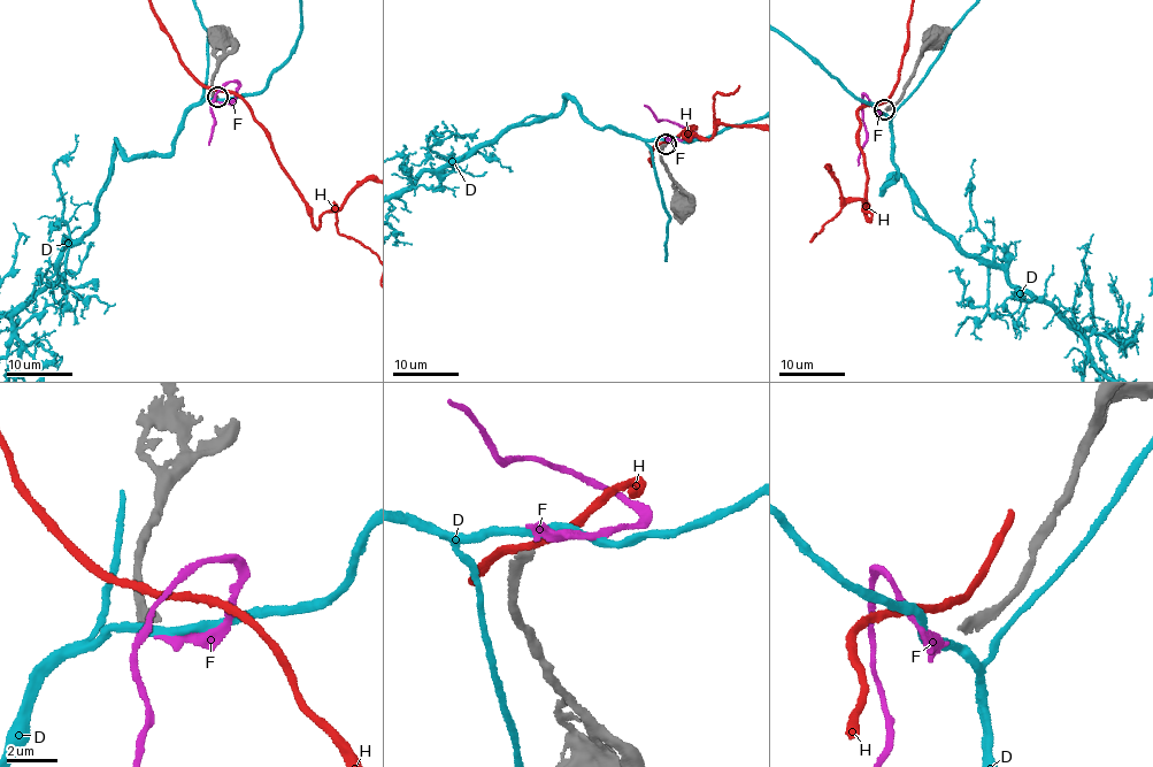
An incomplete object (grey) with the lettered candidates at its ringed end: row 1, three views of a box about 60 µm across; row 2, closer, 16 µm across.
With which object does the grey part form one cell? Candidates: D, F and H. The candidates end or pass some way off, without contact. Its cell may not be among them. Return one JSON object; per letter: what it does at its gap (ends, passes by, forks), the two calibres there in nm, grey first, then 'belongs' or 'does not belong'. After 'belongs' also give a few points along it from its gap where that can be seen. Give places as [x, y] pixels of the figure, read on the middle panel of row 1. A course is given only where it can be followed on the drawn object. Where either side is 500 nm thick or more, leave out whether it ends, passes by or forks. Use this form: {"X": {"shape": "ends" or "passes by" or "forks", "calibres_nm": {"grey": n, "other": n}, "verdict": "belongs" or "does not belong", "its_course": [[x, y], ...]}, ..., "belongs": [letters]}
{"D": {"shape": "passes by", "calibres_nm": {"grey": 240, "other": 320}, "verdict": "does not belong"}, "F": {"shape": "ends", "calibres_nm": {"grey": 240, "other": 280}, "verdict": "belongs"}, "H": {"shape": "passes by", "calibres_nm": {"grey": 240, "other": 300}, "verdict": "does not belong"}, "belongs": ["F"]}

